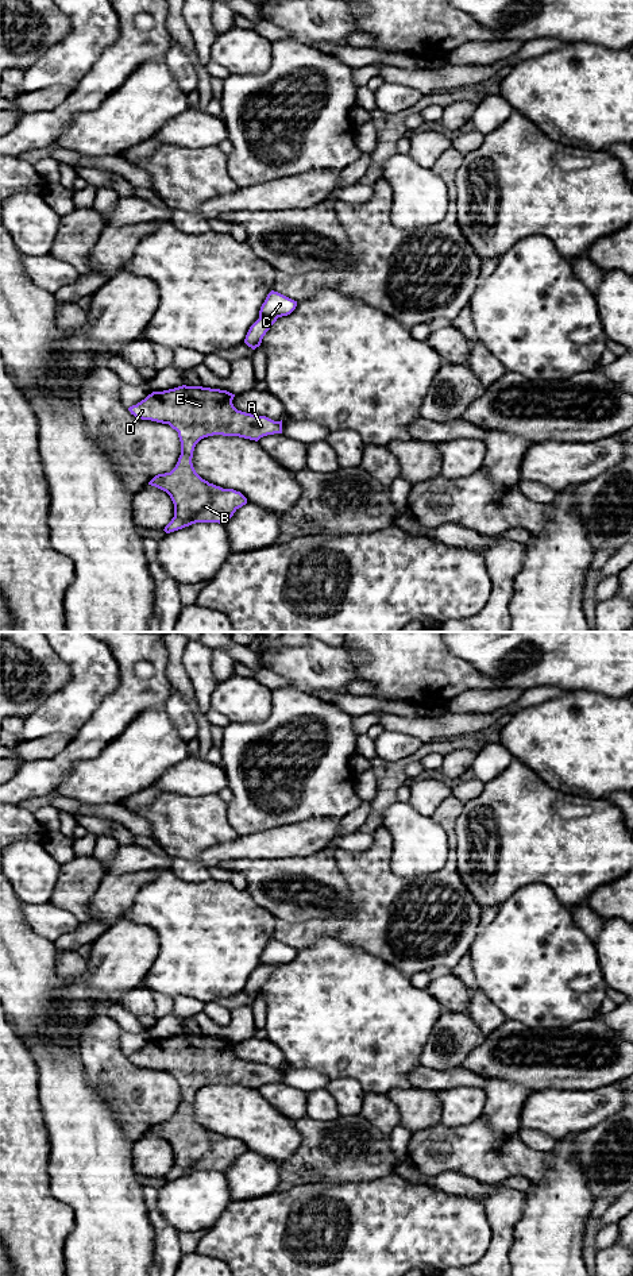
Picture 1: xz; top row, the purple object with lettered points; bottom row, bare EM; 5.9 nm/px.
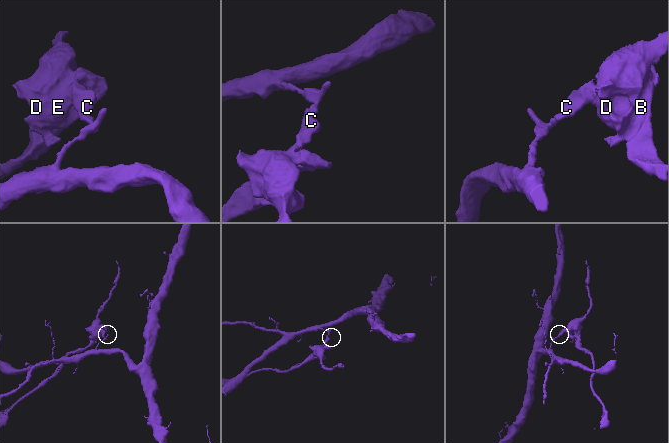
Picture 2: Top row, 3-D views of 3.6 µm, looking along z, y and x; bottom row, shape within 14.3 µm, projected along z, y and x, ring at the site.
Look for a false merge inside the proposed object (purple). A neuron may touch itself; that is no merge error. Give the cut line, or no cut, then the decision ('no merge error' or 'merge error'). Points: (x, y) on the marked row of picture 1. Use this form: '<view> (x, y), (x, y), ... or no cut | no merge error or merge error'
xz (259, 316), (277, 317) | merge error

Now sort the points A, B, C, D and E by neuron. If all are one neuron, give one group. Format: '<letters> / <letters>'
A B D E / C

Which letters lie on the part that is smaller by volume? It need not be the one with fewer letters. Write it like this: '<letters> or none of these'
A, B, D, E

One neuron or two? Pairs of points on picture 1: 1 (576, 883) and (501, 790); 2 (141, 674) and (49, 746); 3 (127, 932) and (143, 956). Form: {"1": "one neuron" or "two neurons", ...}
{"1": "one neuron", "2": "two neurons", "3": "one neuron"}

